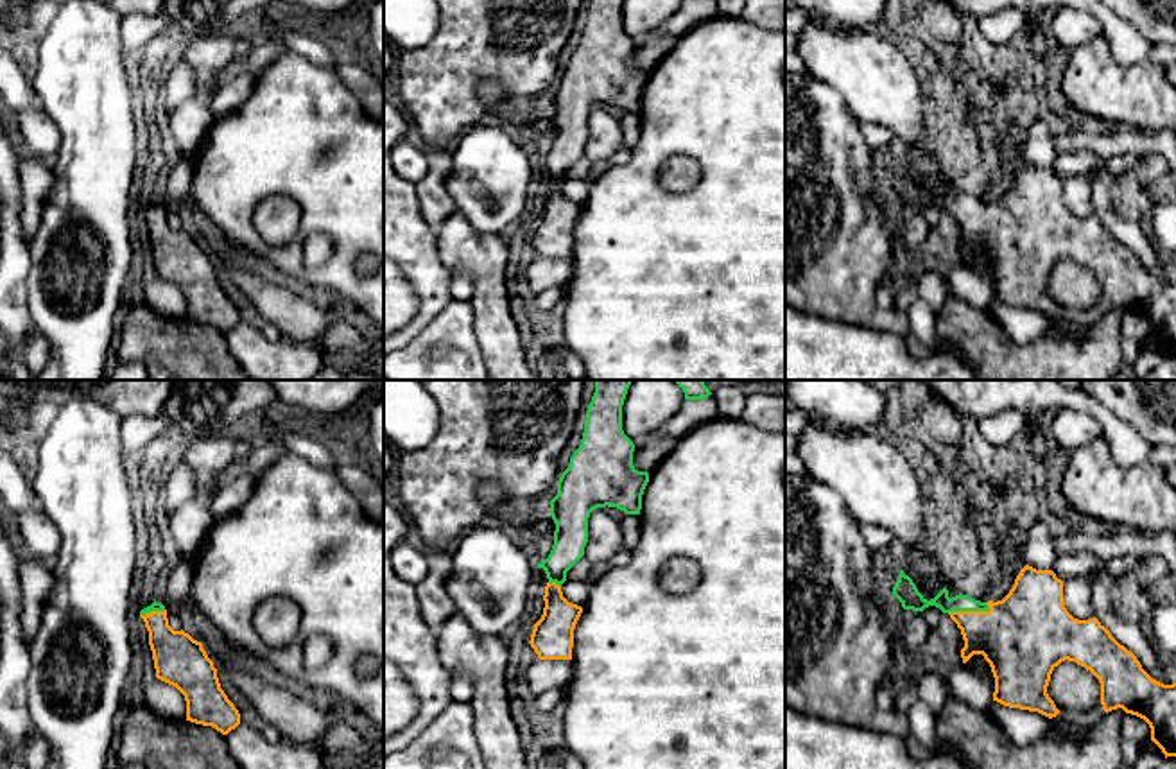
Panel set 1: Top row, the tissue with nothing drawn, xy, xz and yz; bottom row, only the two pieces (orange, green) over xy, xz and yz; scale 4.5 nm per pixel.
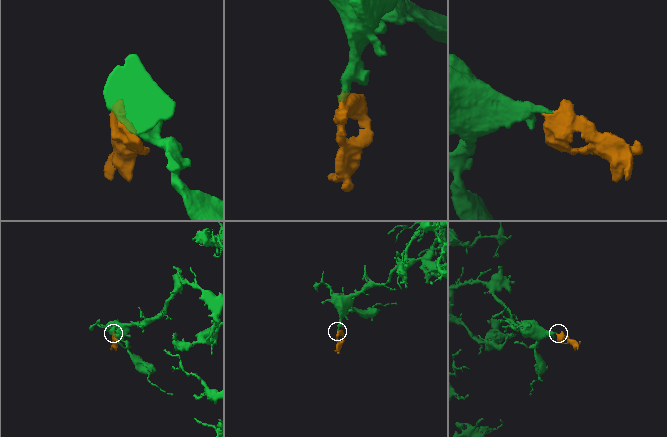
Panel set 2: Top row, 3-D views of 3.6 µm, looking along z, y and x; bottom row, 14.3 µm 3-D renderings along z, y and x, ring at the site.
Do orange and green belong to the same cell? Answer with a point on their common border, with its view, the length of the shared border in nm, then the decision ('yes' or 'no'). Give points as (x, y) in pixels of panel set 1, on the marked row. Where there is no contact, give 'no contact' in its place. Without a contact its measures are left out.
yz (968, 612) | 190 nm | yes

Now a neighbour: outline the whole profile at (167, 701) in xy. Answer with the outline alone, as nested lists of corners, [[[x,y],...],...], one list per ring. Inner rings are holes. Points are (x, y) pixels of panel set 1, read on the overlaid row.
[[[154,678],[154,681],[142,688],[140,701],[169,721],[186,721],[185,696],[172,685]]]

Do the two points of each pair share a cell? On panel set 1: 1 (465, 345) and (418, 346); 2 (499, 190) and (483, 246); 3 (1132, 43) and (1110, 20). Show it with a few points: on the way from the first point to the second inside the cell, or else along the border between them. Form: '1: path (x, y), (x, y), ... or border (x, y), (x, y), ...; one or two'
1: path (454, 337), (429, 337); one
2: border (454, 212), (475, 230), (497, 235); two
3: path (1126, 38), (1114, 25); one

